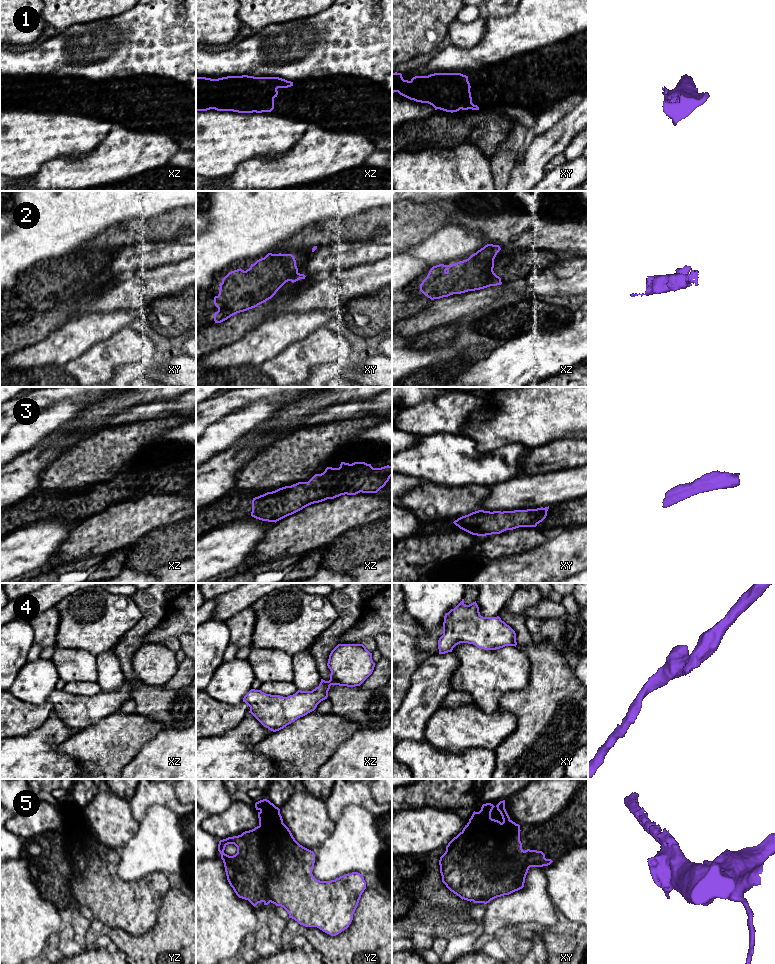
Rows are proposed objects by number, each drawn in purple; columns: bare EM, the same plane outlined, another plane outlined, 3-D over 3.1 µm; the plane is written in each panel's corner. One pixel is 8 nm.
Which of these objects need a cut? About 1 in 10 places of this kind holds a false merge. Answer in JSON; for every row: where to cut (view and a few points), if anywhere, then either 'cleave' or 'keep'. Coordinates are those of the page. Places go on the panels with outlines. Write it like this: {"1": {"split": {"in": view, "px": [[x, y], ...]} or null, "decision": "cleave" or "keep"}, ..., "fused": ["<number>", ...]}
{"1": {"split": null, "decision": "keep"}, "2": {"split": null, "decision": "keep"}, "3": {"split": null, "decision": "keep"}, "4": {"split": null, "decision": "keep"}, "5": {"split": null, "decision": "keep"}, "fused": []}

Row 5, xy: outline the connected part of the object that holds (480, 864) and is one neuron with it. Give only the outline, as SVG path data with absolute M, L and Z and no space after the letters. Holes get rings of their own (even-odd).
M505 800L500 801L496 807L500 812L503 822L491 818L491 812L495 806L491 803L483 804L479 812L473 812L469 822L463 830L454 837L446 846L445 853L440 857L440 873L442 882L446 887L459 896L462 900L474 903L487 904L491 900L509 895L524 887L525 878L530 867L543 867L550 865L553 861L546 859L542 851L523 850L520 841L520 825L513 822L506 809Z

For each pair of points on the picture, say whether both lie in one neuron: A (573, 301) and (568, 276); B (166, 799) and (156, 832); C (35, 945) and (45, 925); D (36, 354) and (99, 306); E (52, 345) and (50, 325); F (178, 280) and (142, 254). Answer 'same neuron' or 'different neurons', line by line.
A: different neurons
B: different neurons
C: same neuron
D: different neurons
E: different neurons
F: different neurons

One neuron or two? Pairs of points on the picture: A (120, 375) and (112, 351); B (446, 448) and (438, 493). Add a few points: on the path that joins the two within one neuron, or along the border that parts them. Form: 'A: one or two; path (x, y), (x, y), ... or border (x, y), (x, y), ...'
A: two; border (141, 363), (120, 365), (114, 370), (112, 376)
B: two; border (425, 481), (448, 486), (462, 486)

